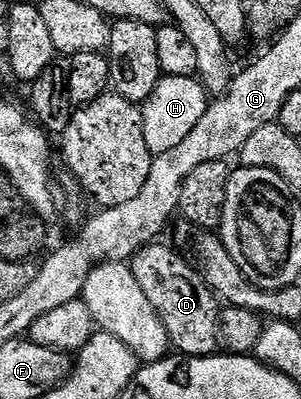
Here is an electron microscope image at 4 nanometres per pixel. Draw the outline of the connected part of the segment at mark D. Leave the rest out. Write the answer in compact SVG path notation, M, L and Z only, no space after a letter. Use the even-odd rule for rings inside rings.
M150 244L131 259L133 275L151 300L151 308L163 320L170 347L186 358L212 358L222 345L220 340L219 302L201 277L200 269L169 246ZM193 265L193 266L192 266Z

